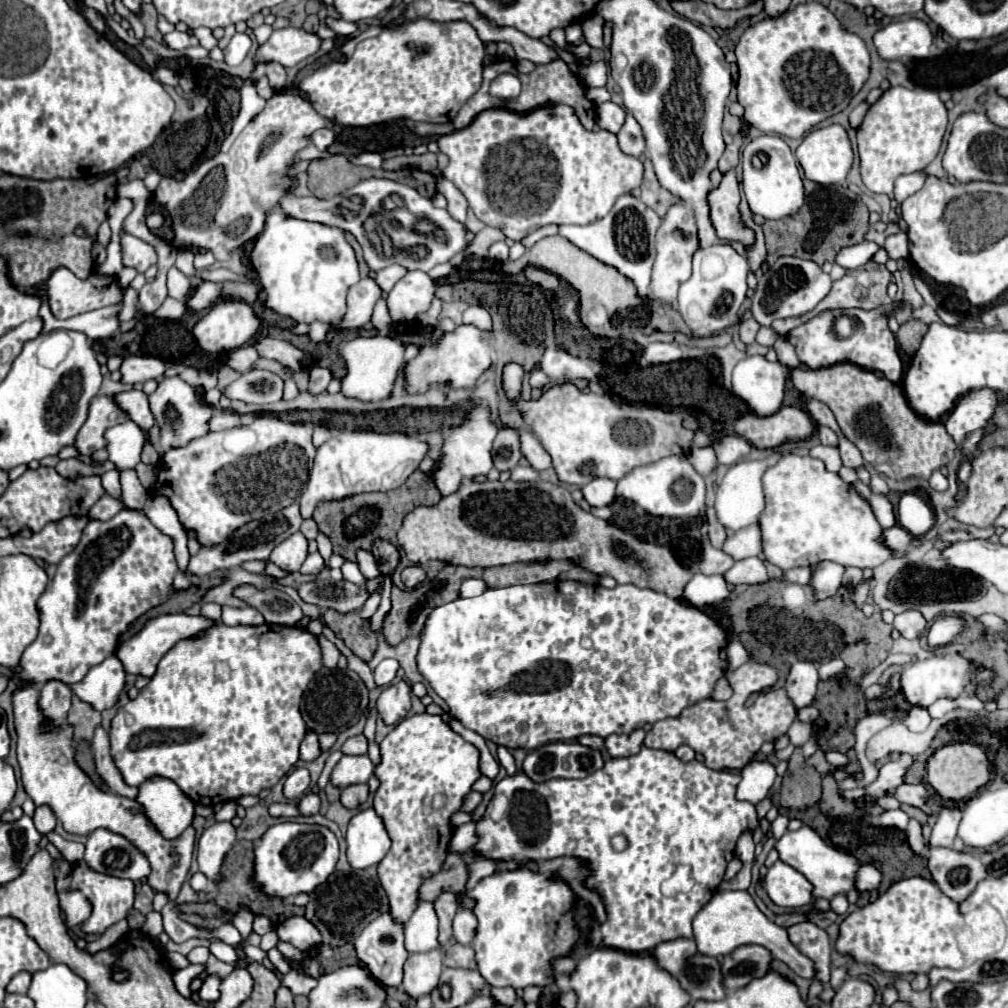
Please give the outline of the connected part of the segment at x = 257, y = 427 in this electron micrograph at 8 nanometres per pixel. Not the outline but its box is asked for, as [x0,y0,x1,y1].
[151,415,315,547]

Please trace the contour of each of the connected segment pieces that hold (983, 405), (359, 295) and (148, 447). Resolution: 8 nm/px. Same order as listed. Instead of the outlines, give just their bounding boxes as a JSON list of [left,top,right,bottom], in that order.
[[945,389,997,443],[341,277,381,329],[141,430,159,466]]

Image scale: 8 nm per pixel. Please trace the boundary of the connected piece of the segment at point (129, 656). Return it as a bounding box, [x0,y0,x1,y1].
[117,613,215,679]

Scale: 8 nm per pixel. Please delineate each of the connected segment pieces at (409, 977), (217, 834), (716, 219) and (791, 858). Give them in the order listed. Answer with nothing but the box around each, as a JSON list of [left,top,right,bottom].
[[401,949,443,999],[197,821,235,881],[707,171,753,245],[775,825,859,899]]

